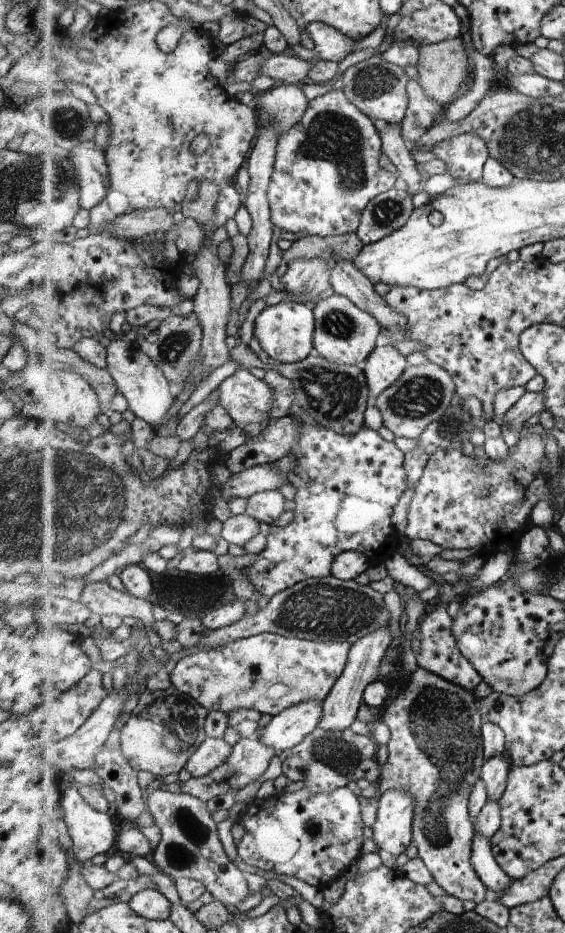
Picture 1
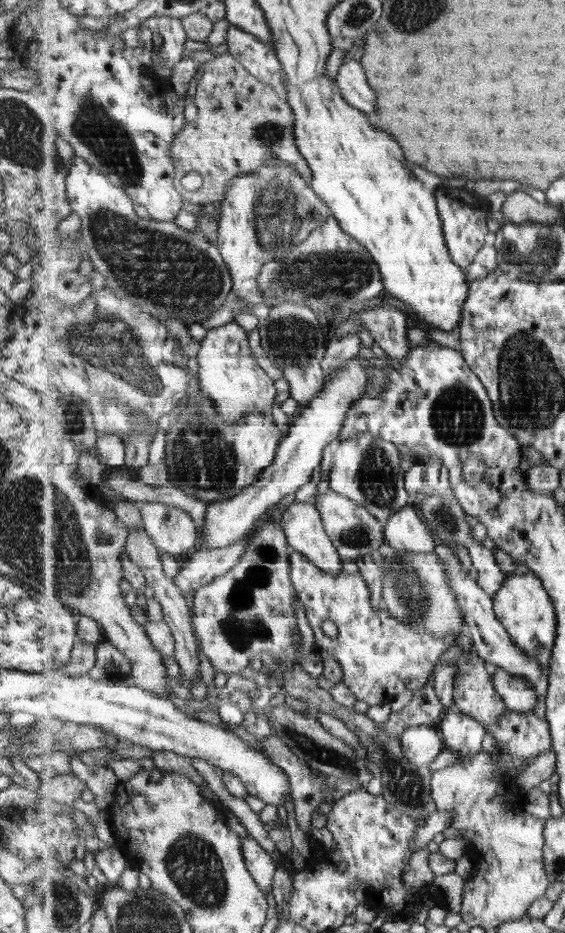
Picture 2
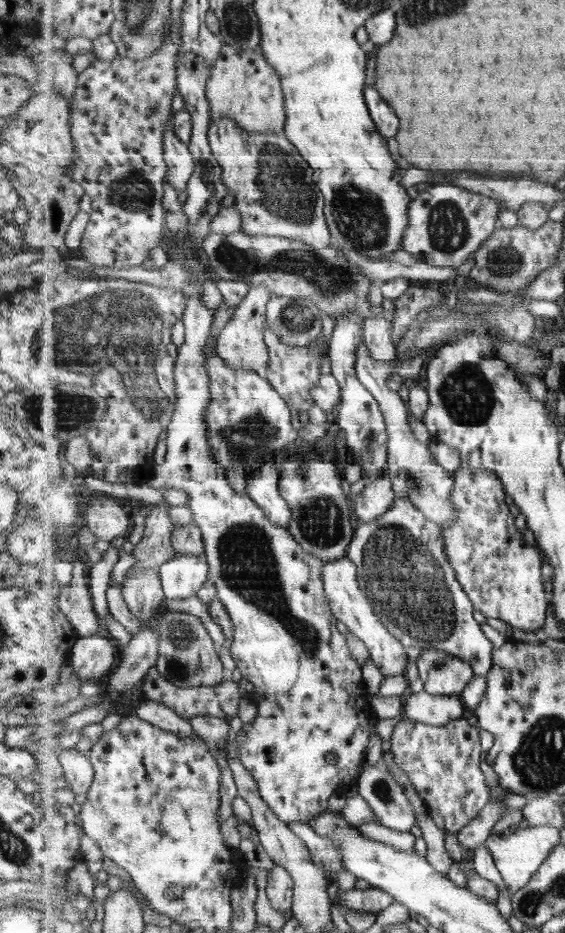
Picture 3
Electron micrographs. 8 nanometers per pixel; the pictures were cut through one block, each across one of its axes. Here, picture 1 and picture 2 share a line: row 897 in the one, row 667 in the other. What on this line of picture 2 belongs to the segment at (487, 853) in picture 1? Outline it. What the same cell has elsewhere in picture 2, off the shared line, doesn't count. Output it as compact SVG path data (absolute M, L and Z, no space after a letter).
M495 667L492 671L494 686L503 697L505 704L511 711L533 711L539 703L539 694L535 686L519 675L511 675L501 667Z

